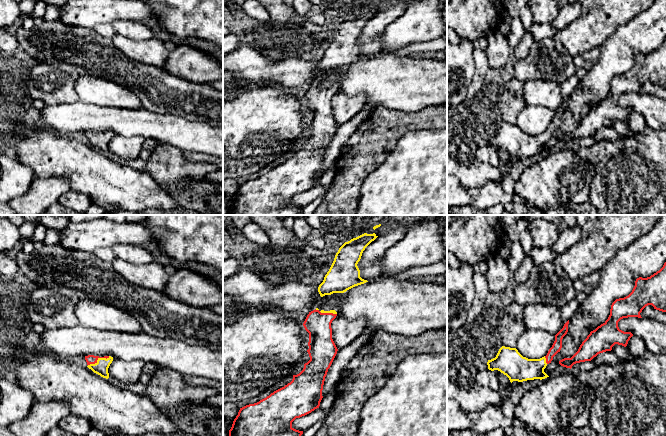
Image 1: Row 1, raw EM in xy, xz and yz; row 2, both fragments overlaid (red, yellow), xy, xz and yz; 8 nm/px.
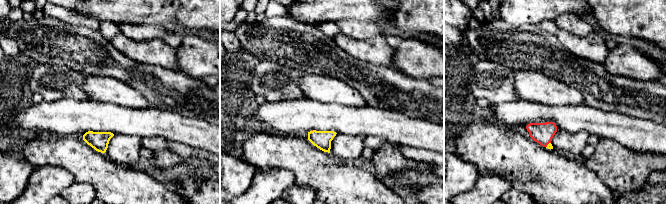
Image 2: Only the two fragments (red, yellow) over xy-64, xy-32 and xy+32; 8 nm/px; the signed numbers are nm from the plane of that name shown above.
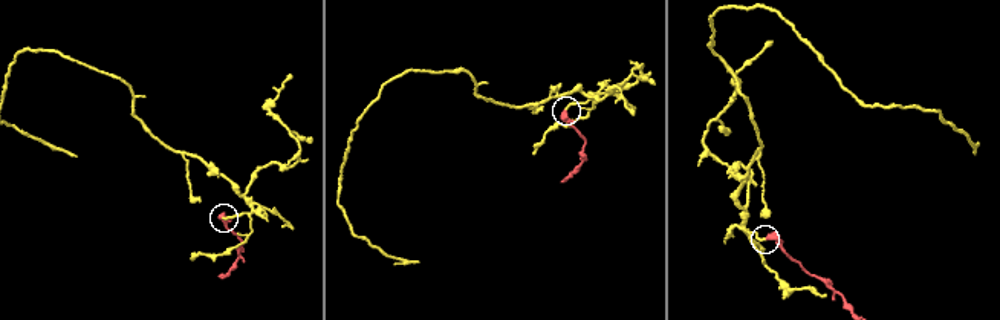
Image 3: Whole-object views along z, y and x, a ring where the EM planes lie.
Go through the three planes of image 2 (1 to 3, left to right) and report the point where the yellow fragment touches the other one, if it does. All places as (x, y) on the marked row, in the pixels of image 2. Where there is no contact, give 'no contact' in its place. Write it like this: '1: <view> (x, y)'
1: no contact
2: no contact
3: xy+32 (547, 144)

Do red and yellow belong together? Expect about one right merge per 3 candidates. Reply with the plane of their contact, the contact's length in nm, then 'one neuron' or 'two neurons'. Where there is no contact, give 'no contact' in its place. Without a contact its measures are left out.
xy | 190 nm | one neuron

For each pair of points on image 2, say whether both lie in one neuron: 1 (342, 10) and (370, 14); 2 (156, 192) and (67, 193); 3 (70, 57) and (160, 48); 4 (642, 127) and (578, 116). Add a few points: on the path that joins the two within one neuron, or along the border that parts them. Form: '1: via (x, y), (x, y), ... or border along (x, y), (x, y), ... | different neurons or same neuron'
1: via (349, 10), (363, 10) | same neuron
2: border along (74, 181), (80, 184), (89, 184), (95, 193) | different neurons
3: border along (109, 41), (122, 53), (142, 63) | different neurons
4: via (626, 127), (605, 125), (594, 121) | same neuron

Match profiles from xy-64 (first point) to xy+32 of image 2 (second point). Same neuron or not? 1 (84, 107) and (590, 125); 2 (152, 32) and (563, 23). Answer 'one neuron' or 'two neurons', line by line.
1: one neuron
2: one neuron

